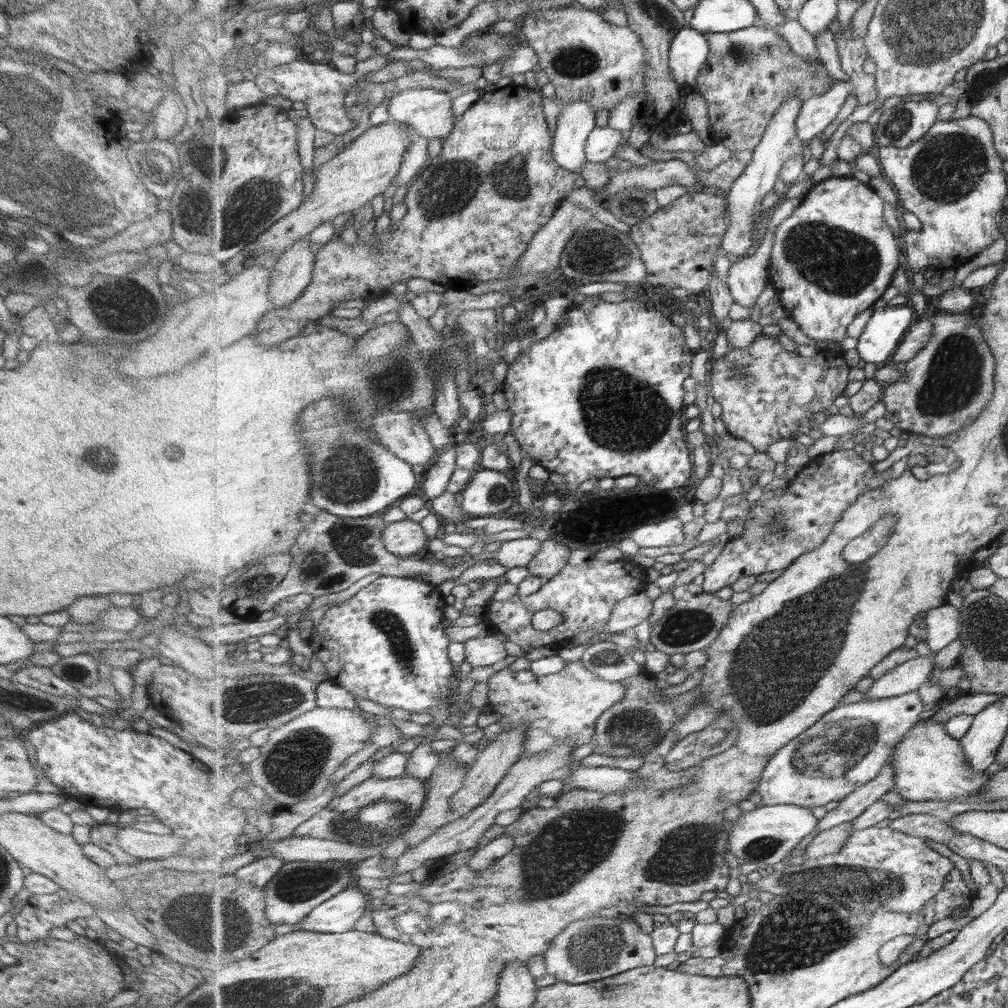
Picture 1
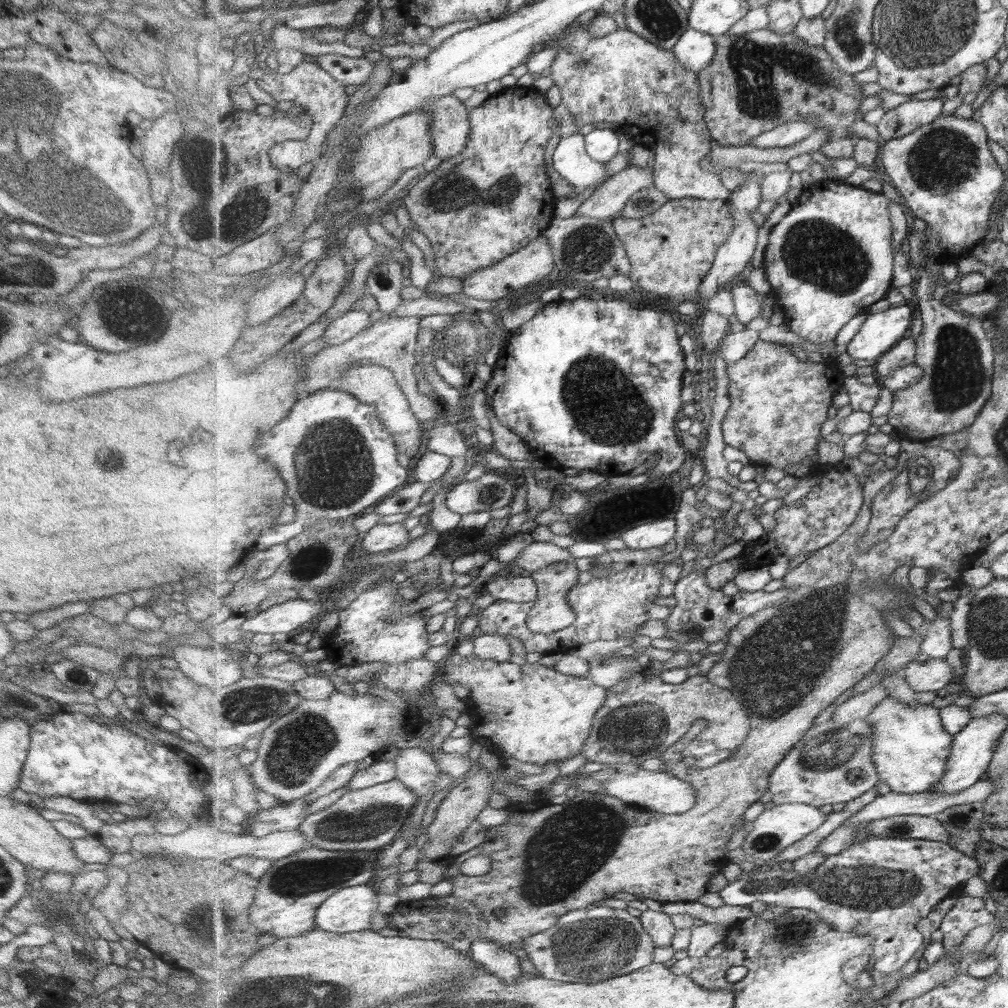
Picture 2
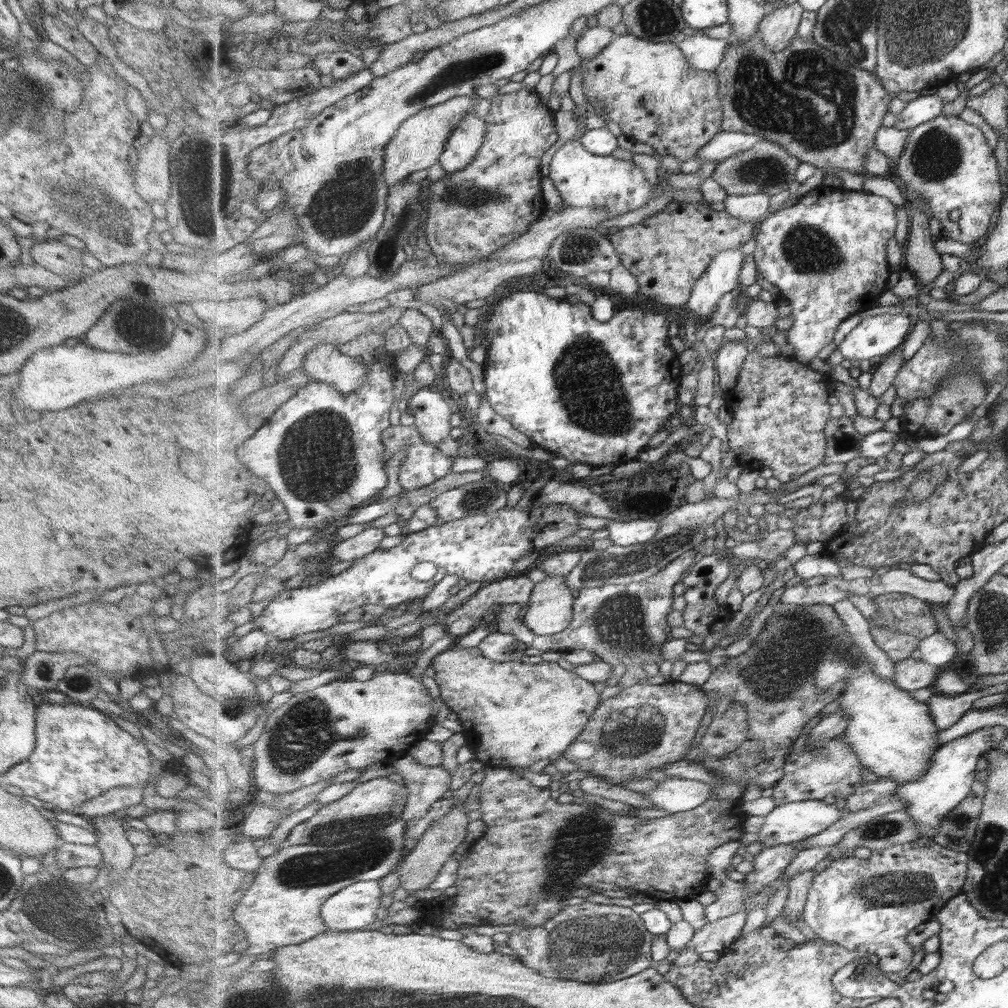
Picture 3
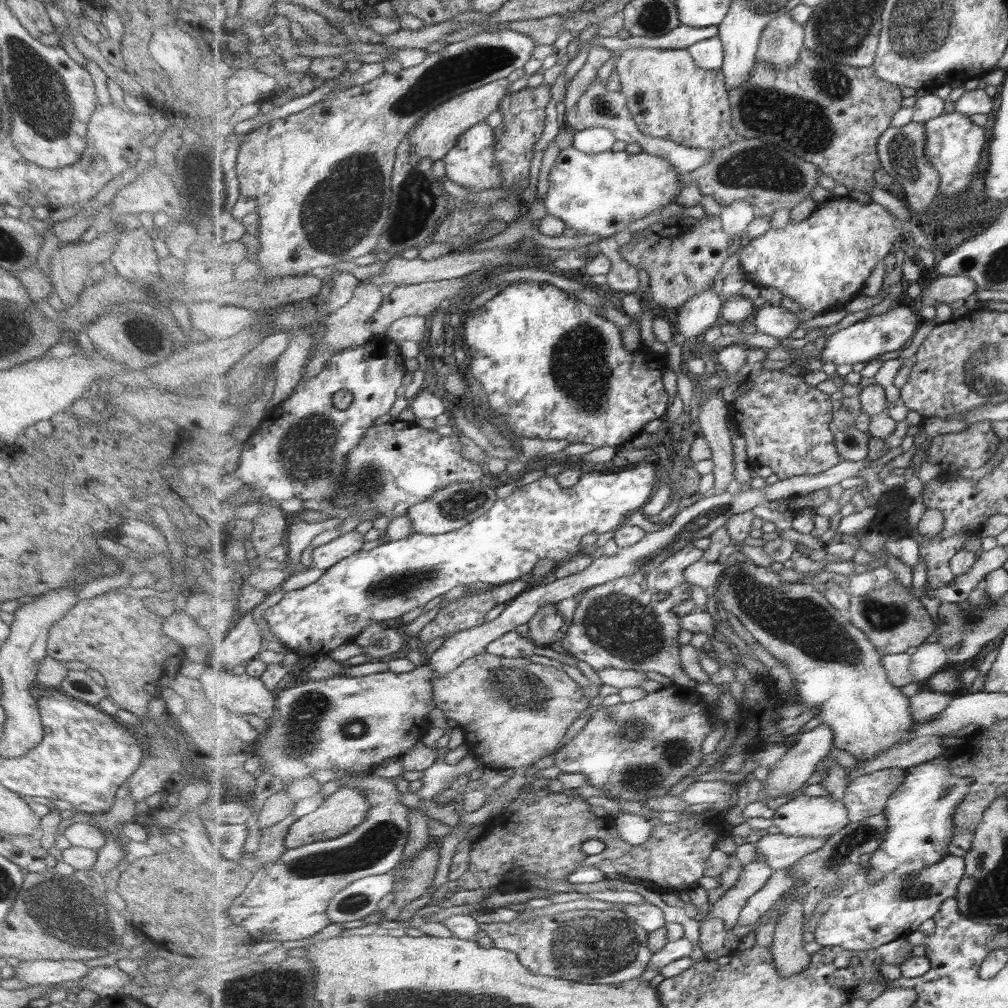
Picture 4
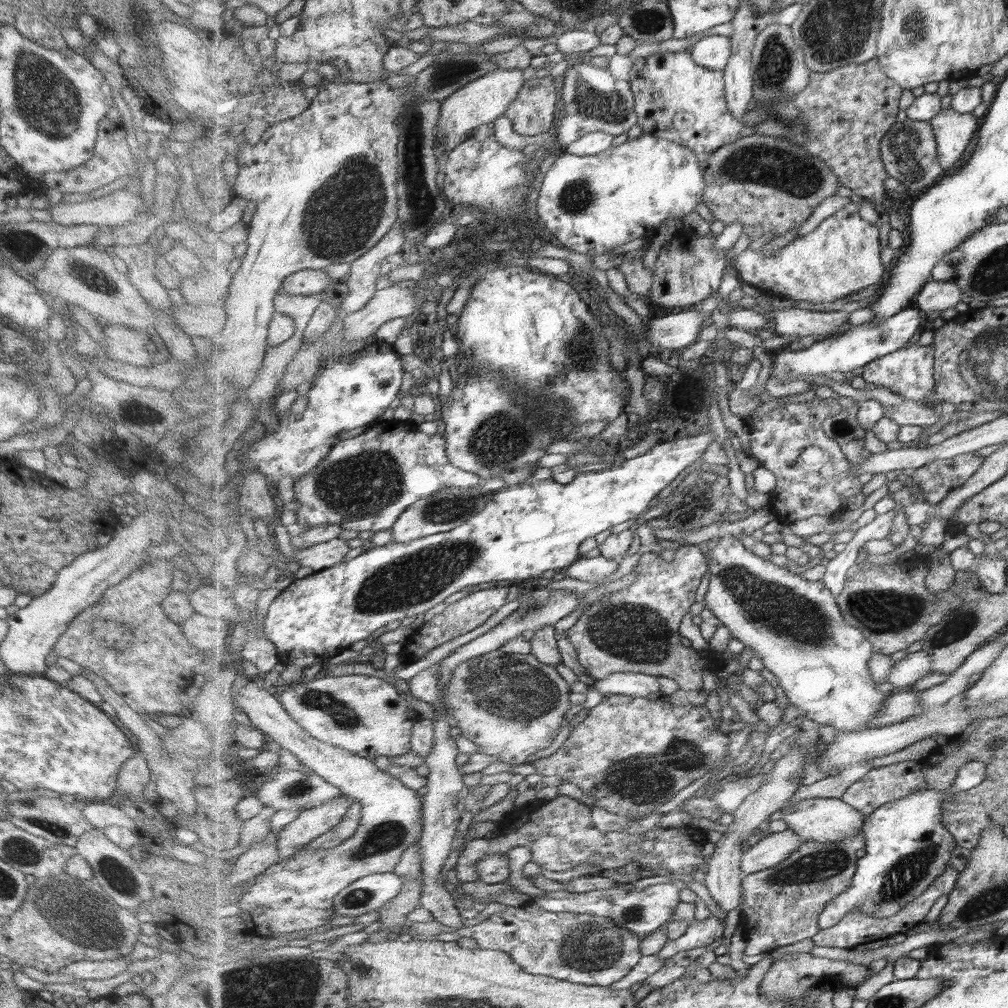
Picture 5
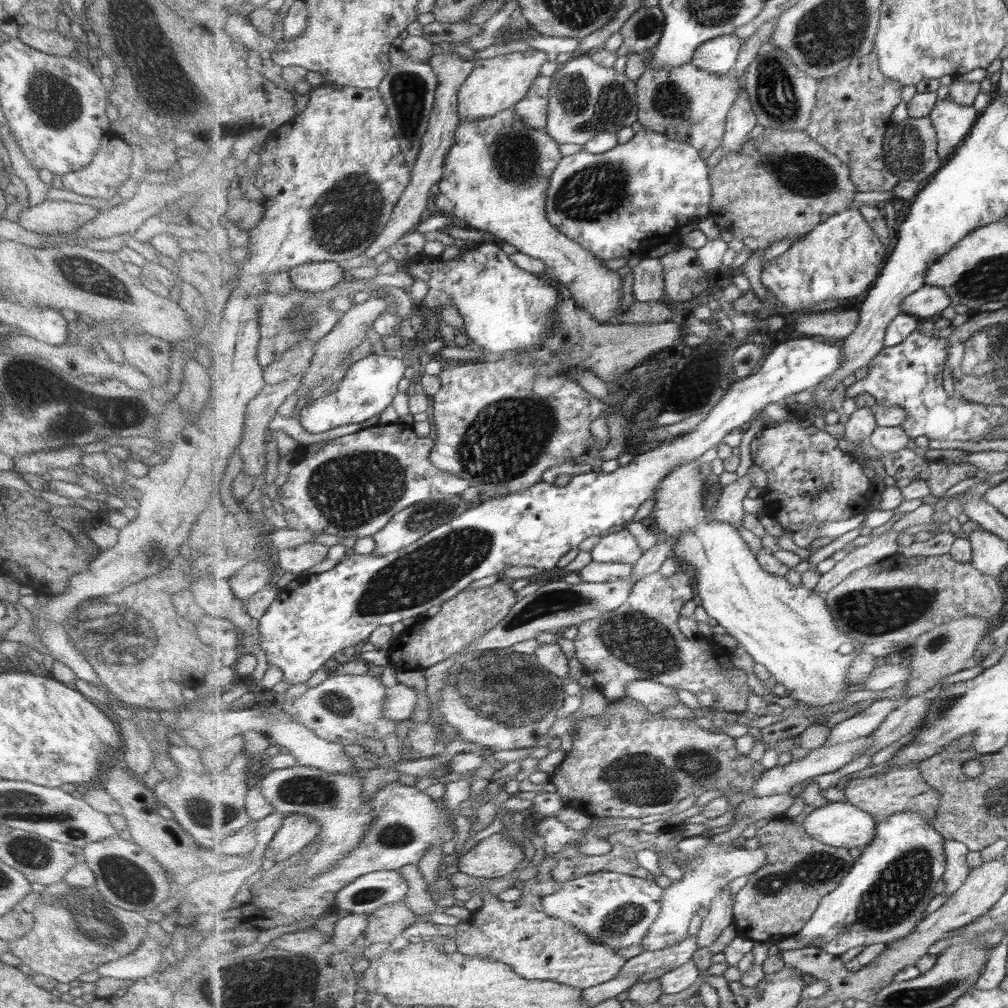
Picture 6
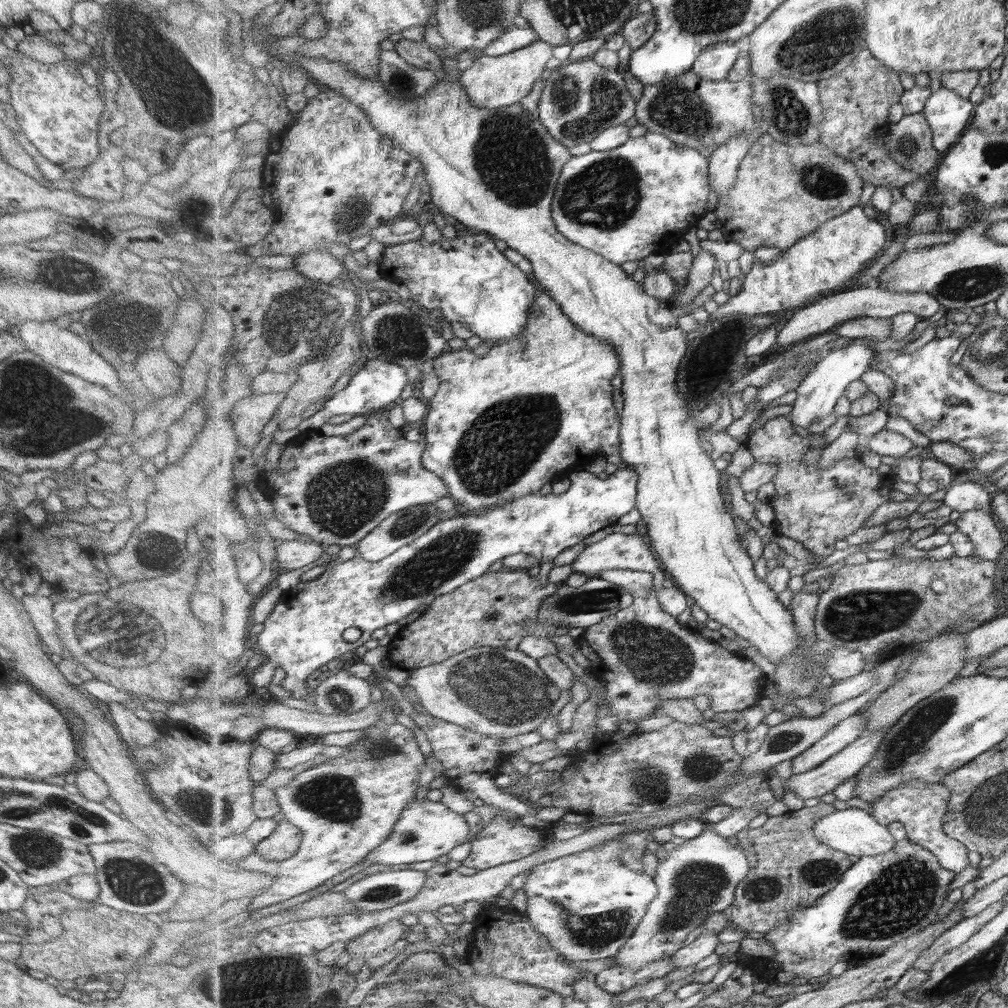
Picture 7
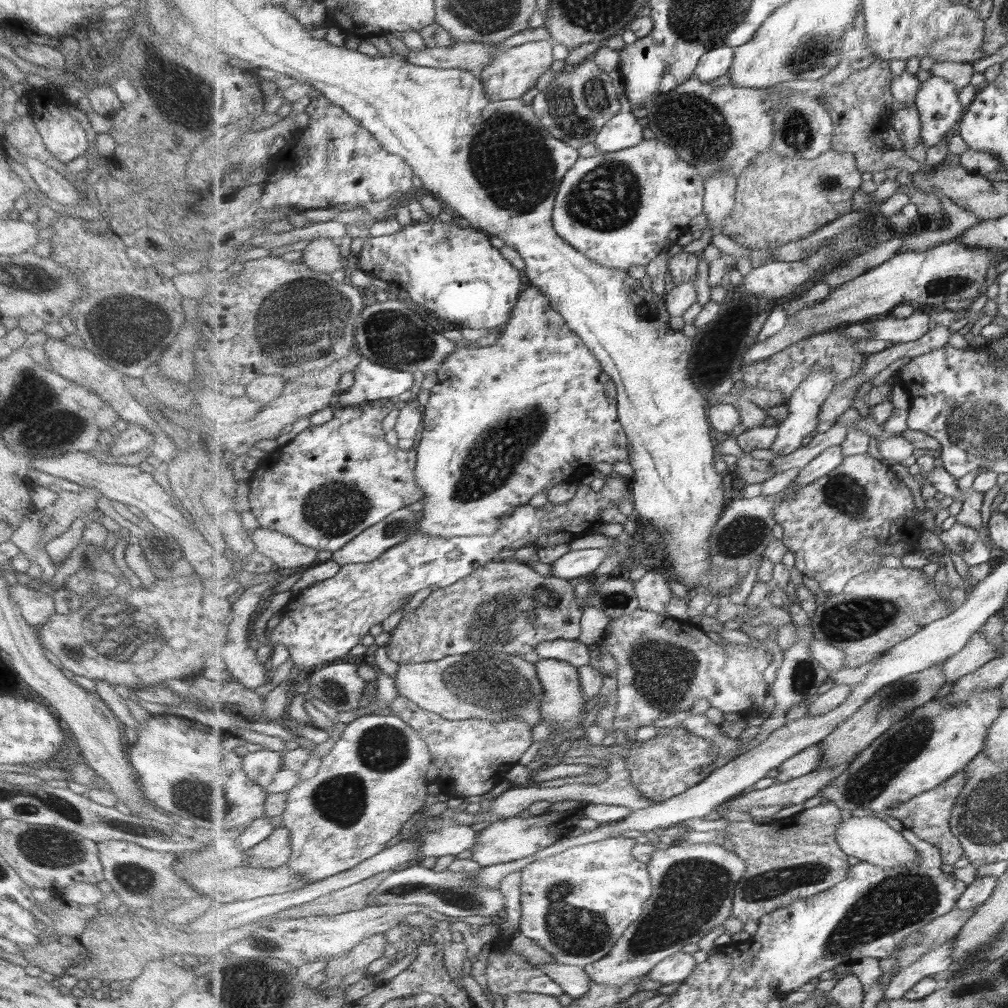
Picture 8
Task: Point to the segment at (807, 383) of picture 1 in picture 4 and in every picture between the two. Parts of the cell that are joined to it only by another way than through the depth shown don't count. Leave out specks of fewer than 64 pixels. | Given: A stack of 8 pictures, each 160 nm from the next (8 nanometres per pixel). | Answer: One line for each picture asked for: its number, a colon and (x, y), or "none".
2: (779, 405)
3: (780, 409)
4: (786, 422)

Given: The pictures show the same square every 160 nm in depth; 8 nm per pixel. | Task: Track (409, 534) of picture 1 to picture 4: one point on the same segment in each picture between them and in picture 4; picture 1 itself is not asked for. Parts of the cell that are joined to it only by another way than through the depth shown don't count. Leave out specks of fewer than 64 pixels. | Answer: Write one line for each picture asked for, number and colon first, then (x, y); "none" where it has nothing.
2: (381, 537)
3: (356, 547)
4: (326, 556)

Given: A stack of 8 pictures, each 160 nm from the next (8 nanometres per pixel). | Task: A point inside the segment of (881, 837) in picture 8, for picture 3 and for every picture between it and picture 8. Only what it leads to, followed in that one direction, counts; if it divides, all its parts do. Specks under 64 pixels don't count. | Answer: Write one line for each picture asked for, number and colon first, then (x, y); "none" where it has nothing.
3: (791, 823)
4: (823, 816)
5: (821, 820)
6: (839, 824)
7: (857, 833)

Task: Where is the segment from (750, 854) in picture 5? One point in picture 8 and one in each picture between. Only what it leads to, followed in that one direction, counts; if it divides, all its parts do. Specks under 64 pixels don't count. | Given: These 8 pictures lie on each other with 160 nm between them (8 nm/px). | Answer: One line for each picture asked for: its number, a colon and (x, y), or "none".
6: (717, 866)
7: (700, 876)
8: (694, 886)

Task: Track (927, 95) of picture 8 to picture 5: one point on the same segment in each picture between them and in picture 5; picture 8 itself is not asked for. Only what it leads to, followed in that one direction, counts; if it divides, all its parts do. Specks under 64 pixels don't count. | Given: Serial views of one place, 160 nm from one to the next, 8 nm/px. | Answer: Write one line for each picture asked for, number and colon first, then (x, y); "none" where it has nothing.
5: (954, 131)
6: (953, 121)
7: (949, 114)

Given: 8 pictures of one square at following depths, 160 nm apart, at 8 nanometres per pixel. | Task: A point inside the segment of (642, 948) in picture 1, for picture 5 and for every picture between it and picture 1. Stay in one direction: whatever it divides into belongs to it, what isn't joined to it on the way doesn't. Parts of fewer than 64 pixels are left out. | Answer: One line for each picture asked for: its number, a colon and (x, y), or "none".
2: (589, 945)
3: (593, 943)
4: (589, 946)
5: (586, 949)

